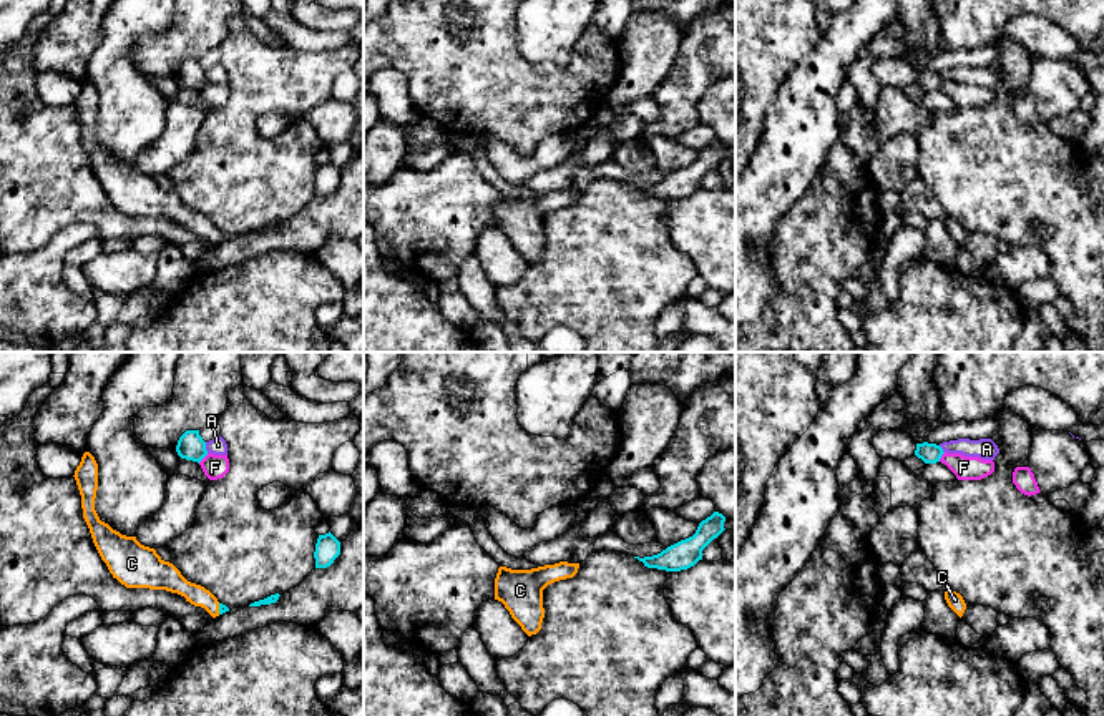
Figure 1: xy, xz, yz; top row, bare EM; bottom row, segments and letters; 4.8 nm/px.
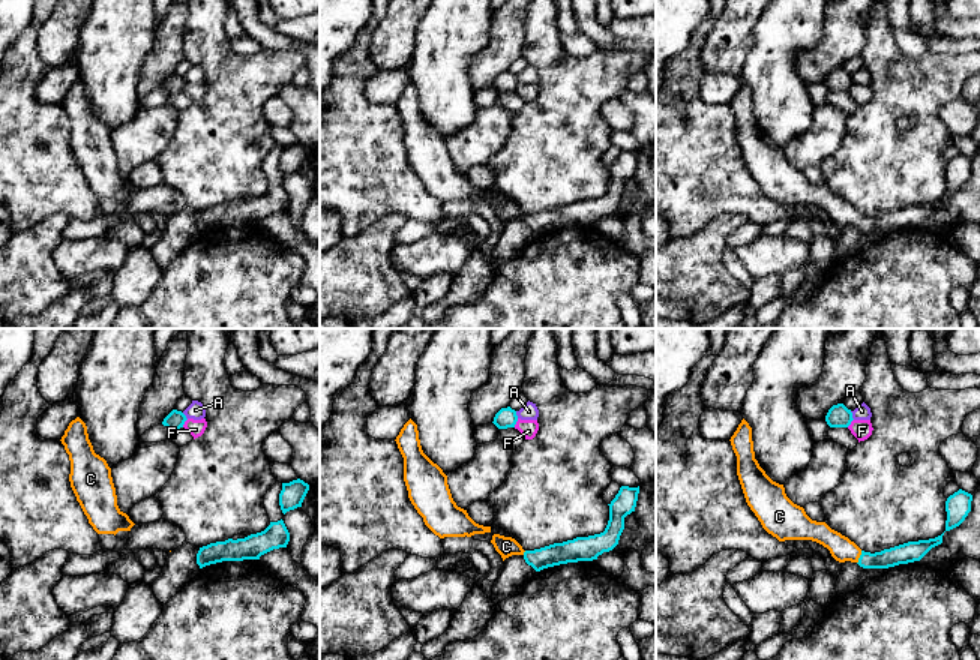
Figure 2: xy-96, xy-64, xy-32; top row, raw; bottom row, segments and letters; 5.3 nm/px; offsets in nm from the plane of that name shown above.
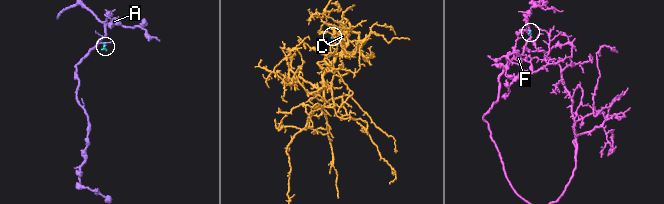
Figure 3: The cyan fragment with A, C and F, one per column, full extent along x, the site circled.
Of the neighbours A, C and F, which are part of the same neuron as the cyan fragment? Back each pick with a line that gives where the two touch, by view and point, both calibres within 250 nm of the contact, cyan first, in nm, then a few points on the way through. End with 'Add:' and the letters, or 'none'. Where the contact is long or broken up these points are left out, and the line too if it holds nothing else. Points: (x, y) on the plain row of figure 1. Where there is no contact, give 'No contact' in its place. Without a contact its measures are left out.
C: Touches cyan at xy (219, 236). Thickness 50 nm (cyan) against 100 nm. Path across: xy (223, 236), (219, 236), (196, 223)
Add: C

